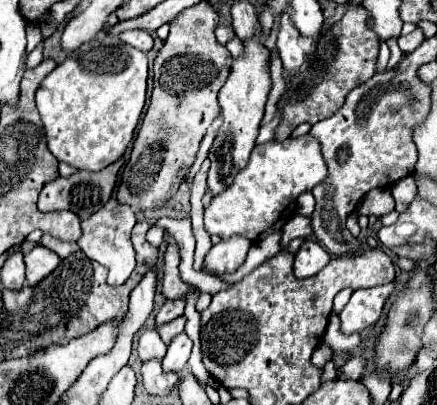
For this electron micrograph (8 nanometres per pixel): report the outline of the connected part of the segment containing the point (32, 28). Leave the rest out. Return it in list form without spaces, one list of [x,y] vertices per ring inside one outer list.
[[[27,24],[26,26],[27,46],[26,52],[30,53],[43,41],[41,30],[38,24]]]

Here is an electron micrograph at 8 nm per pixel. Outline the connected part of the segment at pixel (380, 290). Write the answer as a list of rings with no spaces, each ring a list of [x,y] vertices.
[[[395,282],[375,286],[375,288],[365,288],[365,290],[355,290],[343,312],[339,314],[341,318],[341,332],[343,334],[355,334],[363,332],[369,326],[375,326],[387,298],[395,292]]]

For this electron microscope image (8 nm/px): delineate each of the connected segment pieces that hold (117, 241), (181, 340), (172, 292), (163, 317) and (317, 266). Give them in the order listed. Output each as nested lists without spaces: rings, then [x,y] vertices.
[[[117,204],[115,208],[101,208],[99,212],[95,212],[91,218],[83,220],[83,236],[79,238],[79,248],[87,254],[87,258],[91,260],[97,260],[99,264],[107,266],[109,268],[109,276],[107,276],[107,282],[113,286],[113,284],[123,284],[133,268],[135,268],[135,250],[131,246],[131,230],[135,226],[135,212],[131,206],[123,206],[123,204]]]
[[[179,334],[171,344],[169,344],[169,350],[167,350],[167,356],[163,358],[163,370],[167,372],[181,372],[191,356],[191,348],[193,348],[193,342],[187,334]]]
[[[169,244],[165,252],[165,262],[163,262],[163,278],[161,278],[161,292],[167,298],[177,298],[183,292],[189,290],[189,286],[179,278],[179,248],[177,244]]]
[[[167,300],[167,302],[161,306],[161,310],[157,312],[155,324],[157,324],[157,326],[163,326],[163,324],[167,324],[167,322],[179,318],[179,316],[183,316],[183,308],[185,308],[185,302],[183,302],[183,300]]]
[[[307,238],[305,244],[295,254],[295,276],[297,278],[311,278],[319,270],[323,270],[323,264],[329,262],[329,254],[323,250],[323,246],[317,240]]]

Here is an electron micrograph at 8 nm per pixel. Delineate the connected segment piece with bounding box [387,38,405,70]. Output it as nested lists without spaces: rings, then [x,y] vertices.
[[[391,38],[391,42],[387,42],[389,44],[389,48],[391,48],[391,60],[389,60],[389,64],[387,64],[387,70],[393,70],[395,66],[399,66],[399,62],[403,60],[403,52],[399,50],[399,44],[397,44],[397,38]]]

